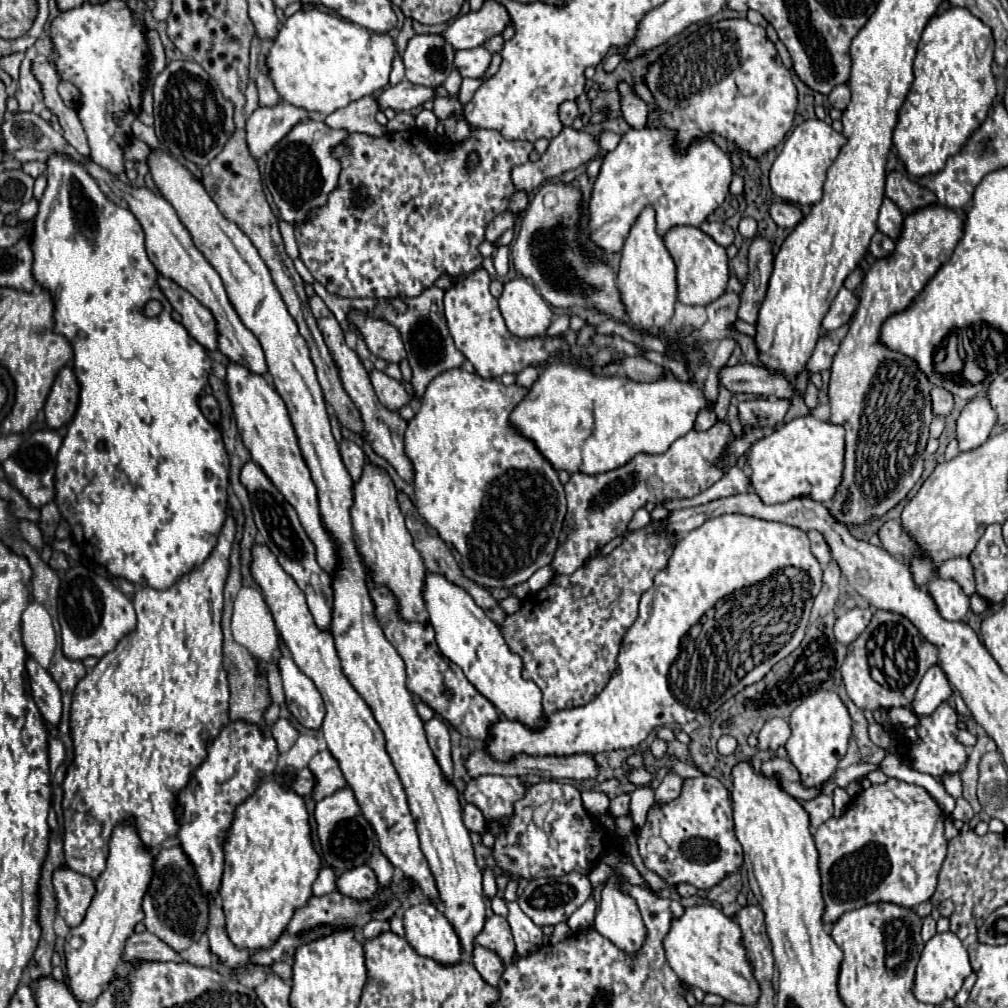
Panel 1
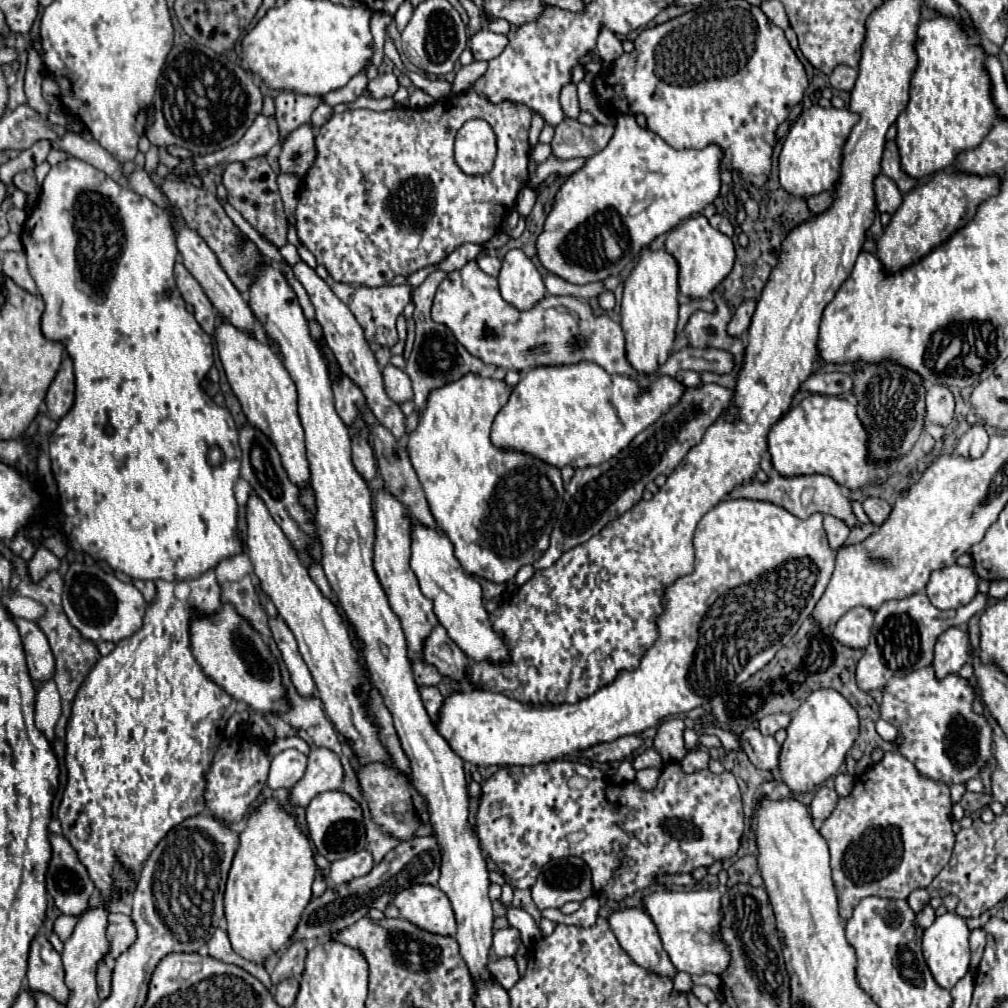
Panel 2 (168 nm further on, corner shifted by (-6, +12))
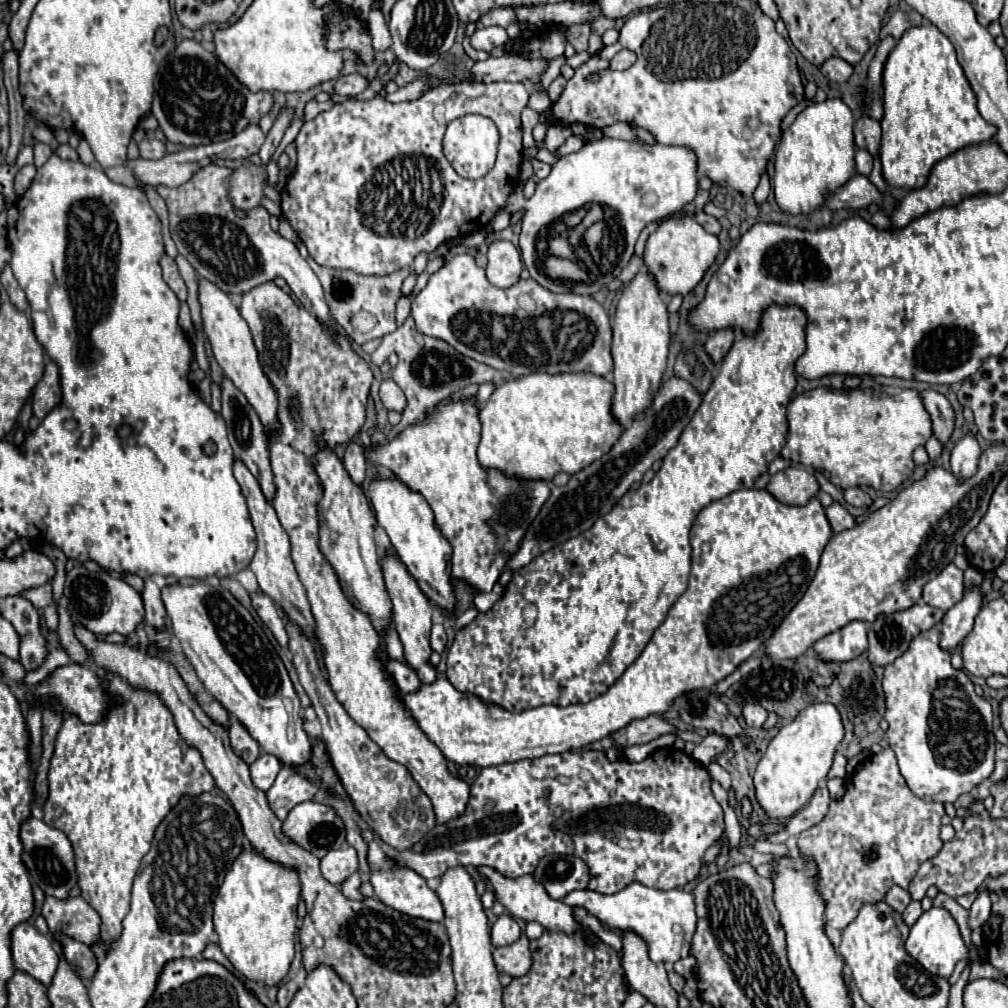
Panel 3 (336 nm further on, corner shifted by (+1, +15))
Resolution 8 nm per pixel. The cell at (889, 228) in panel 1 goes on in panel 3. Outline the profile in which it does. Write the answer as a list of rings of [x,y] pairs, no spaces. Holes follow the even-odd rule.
[[[858,149],[856,151],[856,173],[868,177],[870,171],[872,171],[872,157],[870,157],[870,153]]]

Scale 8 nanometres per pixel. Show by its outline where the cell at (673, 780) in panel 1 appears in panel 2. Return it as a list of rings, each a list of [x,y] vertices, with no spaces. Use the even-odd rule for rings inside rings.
[[[691,750],[683,760],[681,760],[681,766],[685,772],[697,772],[697,770],[703,770],[709,766],[709,752],[707,750]]]

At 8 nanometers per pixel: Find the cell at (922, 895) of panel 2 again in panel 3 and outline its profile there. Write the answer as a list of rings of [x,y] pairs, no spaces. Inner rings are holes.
[[[892,887],[892,889],[886,893],[884,901],[888,901],[890,907],[894,907],[896,911],[902,913],[902,911],[906,909],[906,905],[912,901],[912,897],[910,897],[910,893],[908,893],[906,889],[902,889],[902,887]]]

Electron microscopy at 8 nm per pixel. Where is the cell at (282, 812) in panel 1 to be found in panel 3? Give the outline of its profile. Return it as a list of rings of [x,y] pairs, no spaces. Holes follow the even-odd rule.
[[[252,845],[244,847],[228,869],[224,883],[214,901],[214,931],[218,933],[218,945],[230,963],[248,979],[256,979],[264,985],[278,985],[294,959],[294,931],[296,931],[296,907],[300,901],[300,879],[296,867],[286,867],[266,859]]]

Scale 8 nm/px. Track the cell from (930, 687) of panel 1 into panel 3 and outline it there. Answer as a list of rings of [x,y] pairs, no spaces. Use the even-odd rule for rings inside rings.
[[[968,567],[964,573],[964,581],[966,581],[964,599],[958,601],[958,605],[954,605],[952,609],[948,609],[944,619],[940,621],[940,647],[950,653],[970,633],[974,625],[974,617],[982,605],[982,595],[978,587],[984,581],[984,573],[974,567]]]

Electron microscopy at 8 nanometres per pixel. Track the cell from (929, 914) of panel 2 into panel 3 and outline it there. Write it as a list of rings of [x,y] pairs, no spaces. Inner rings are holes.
[[[912,901],[906,909],[904,909],[904,913],[902,913],[902,919],[906,921],[906,925],[908,927],[912,927],[916,921],[918,921],[918,917],[922,915],[922,907],[920,907],[920,903],[918,901]]]

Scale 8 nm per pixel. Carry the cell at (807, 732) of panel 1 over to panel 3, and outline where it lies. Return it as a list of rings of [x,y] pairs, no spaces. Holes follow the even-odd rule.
[[[812,703],[802,709],[792,723],[786,723],[770,741],[766,755],[754,773],[756,799],[768,817],[792,817],[814,795],[818,783],[826,779],[836,747],[844,739],[840,711],[832,703]]]

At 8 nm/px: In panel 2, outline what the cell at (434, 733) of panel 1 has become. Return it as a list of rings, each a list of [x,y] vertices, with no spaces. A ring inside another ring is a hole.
[[[419,686],[419,694],[421,694],[421,700],[423,700],[425,710],[429,712],[431,720],[435,722],[437,720],[437,712],[439,712],[441,702],[443,702],[441,692],[437,690],[437,686]]]

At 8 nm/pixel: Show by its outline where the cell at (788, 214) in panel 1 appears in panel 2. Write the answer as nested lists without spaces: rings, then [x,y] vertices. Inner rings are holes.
[[[821,192],[821,194],[813,196],[813,198],[809,198],[807,204],[809,204],[809,210],[813,210],[815,214],[823,214],[833,204],[833,192]]]

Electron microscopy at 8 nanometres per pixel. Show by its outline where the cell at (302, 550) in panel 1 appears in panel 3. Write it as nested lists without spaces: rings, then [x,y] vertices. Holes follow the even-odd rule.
[[[230,379],[222,381],[222,417],[228,425],[228,439],[230,439],[234,457],[238,461],[242,461],[248,467],[248,471],[258,479],[264,497],[272,503],[272,499],[276,495],[276,483],[274,483],[274,473],[270,467],[270,449],[268,449],[266,431],[264,431],[258,415],[250,407],[250,403],[246,401],[246,397],[234,387],[234,383]]]

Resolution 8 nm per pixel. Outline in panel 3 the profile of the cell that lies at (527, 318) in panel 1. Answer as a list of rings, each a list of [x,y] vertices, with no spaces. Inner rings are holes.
[[[492,241],[488,247],[488,281],[500,289],[508,289],[520,281],[522,259],[510,241]]]

